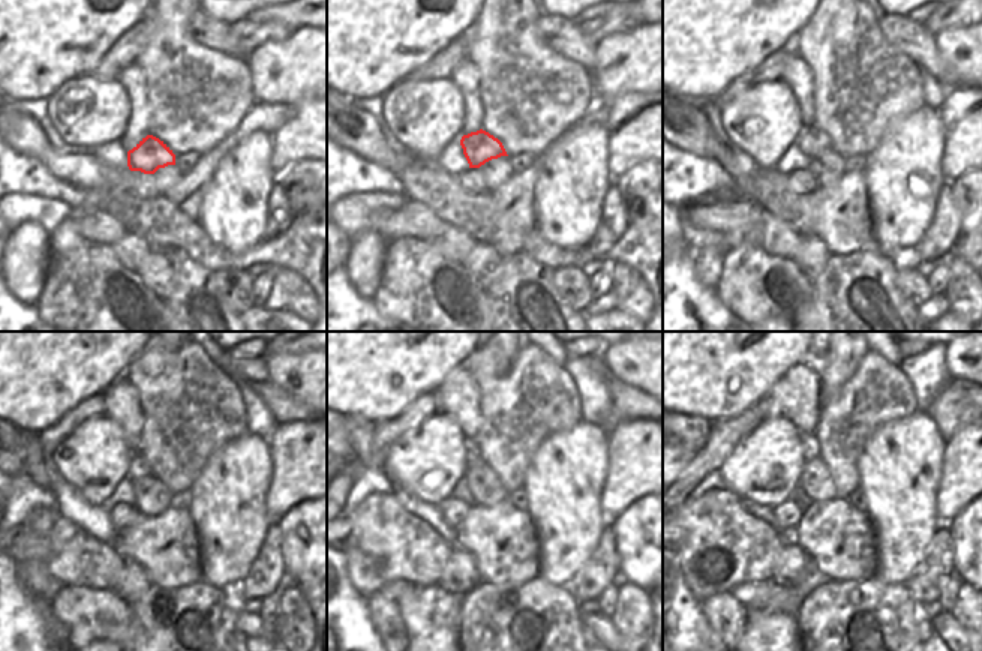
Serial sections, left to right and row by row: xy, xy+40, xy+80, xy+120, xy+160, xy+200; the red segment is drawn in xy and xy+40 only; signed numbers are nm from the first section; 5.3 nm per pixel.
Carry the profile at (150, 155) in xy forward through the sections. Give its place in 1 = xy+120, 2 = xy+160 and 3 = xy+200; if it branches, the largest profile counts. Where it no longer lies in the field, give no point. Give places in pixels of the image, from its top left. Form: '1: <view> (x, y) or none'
1: xy+120 (138, 468)
2: xy+160 (473, 458)
3: xy+200 (810, 443)

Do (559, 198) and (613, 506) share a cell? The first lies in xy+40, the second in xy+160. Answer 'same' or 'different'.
different

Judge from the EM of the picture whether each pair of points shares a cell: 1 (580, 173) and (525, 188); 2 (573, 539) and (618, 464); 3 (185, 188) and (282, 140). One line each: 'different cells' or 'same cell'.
1: different cells
2: different cells
3: different cells

